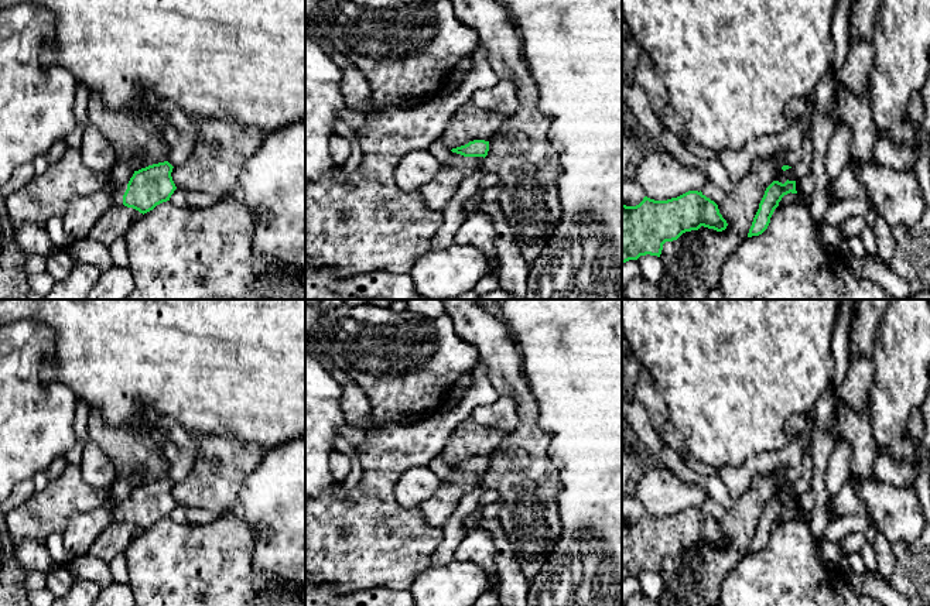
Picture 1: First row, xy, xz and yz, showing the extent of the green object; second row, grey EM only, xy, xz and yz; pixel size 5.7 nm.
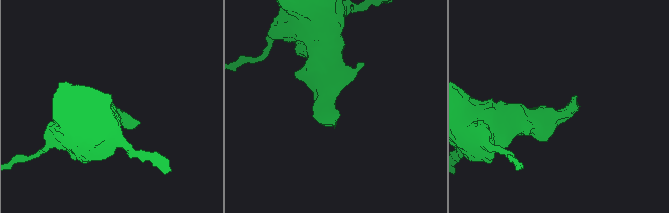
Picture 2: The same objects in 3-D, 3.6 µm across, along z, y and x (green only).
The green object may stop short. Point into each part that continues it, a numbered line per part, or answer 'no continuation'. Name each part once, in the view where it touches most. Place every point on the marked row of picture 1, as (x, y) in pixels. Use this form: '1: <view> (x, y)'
1: xz (437, 192)

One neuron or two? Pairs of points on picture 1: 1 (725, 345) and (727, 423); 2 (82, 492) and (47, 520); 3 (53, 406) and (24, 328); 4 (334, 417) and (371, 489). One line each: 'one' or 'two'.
1: one
2: one
3: one
4: two

